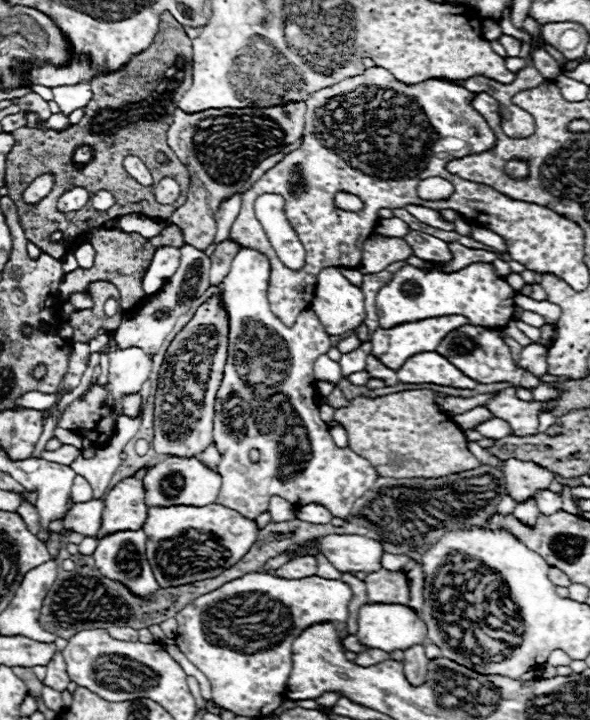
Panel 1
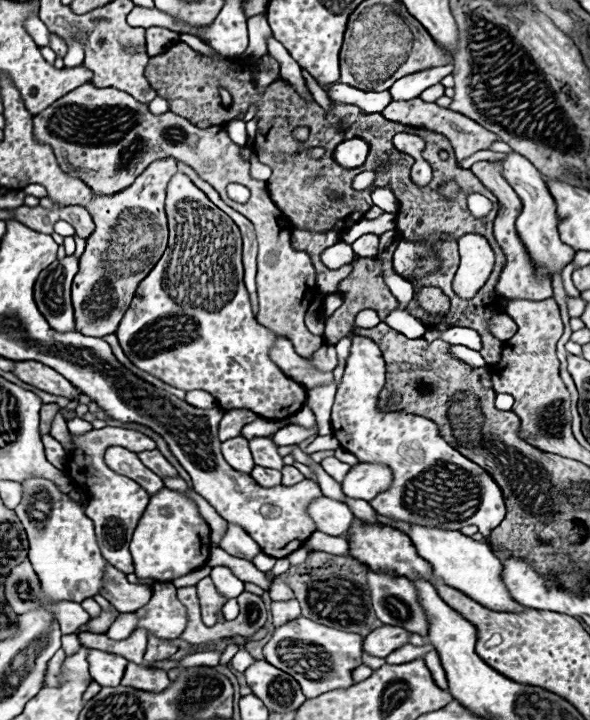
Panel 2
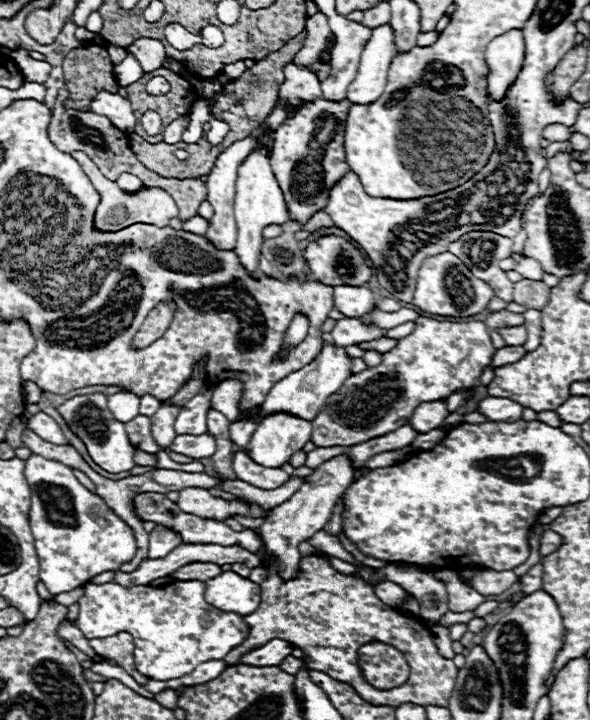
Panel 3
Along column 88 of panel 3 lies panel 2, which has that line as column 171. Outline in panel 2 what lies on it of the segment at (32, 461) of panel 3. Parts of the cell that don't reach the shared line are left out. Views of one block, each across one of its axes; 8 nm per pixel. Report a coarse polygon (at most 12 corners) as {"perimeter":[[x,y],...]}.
{"perimeter":[[162,488],[134,530],[136,576],[170,582],[206,564],[210,528]]}

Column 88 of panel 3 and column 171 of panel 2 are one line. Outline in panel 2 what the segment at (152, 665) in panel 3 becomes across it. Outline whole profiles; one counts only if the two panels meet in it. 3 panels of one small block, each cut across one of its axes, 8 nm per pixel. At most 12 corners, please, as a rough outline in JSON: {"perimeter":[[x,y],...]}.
{"perimeter":[[156,582],[152,600],[136,610],[148,636],[180,638],[186,608],[176,586]]}

